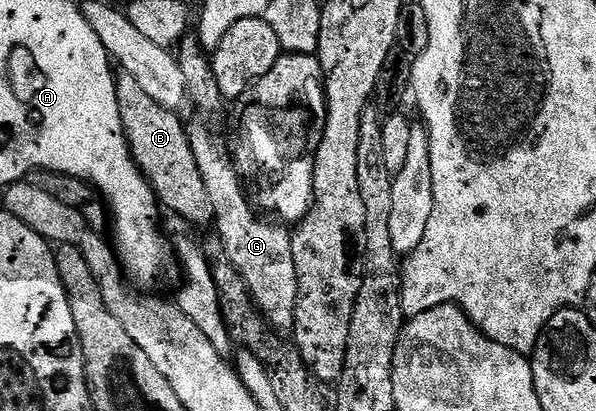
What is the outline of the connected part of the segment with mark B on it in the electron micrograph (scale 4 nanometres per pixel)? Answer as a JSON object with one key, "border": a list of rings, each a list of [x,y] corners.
{"border":[[[118,72],[115,80],[125,138],[129,140],[133,159],[156,193],[158,202],[193,225],[208,226],[213,211],[209,208],[207,187],[199,175],[199,163],[195,163],[195,151],[191,151],[187,125],[177,118],[180,116],[174,110],[155,103],[155,99],[151,99],[151,95],[143,91],[143,86],[131,79],[131,75]]]}

